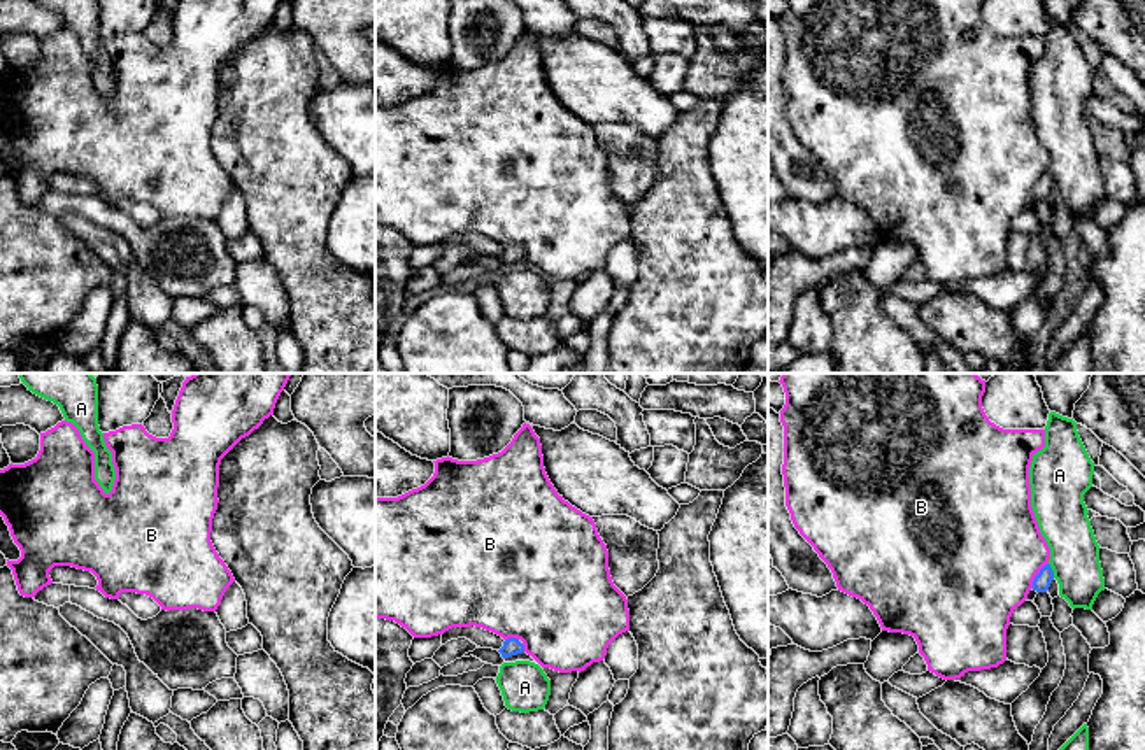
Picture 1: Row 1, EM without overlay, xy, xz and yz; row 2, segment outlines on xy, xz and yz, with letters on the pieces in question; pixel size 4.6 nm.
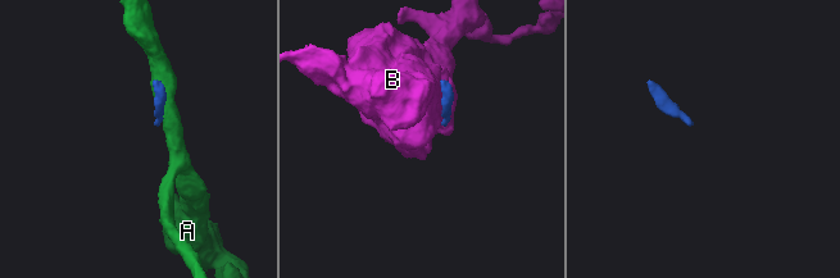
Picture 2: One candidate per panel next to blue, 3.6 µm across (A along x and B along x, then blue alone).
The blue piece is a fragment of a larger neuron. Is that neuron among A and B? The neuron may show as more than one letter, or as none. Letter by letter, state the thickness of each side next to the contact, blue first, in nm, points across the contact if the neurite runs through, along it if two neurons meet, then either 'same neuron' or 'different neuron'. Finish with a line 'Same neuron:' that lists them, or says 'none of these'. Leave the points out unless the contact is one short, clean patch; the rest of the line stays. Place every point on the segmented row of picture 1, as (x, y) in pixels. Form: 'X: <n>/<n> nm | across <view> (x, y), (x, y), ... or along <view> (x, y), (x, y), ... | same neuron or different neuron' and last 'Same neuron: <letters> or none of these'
A: 80/220 nm | along yz (1049, 563), (1054, 577) | different neuron
B: 80/480 nm | different neuron
Same neuron: none of these

